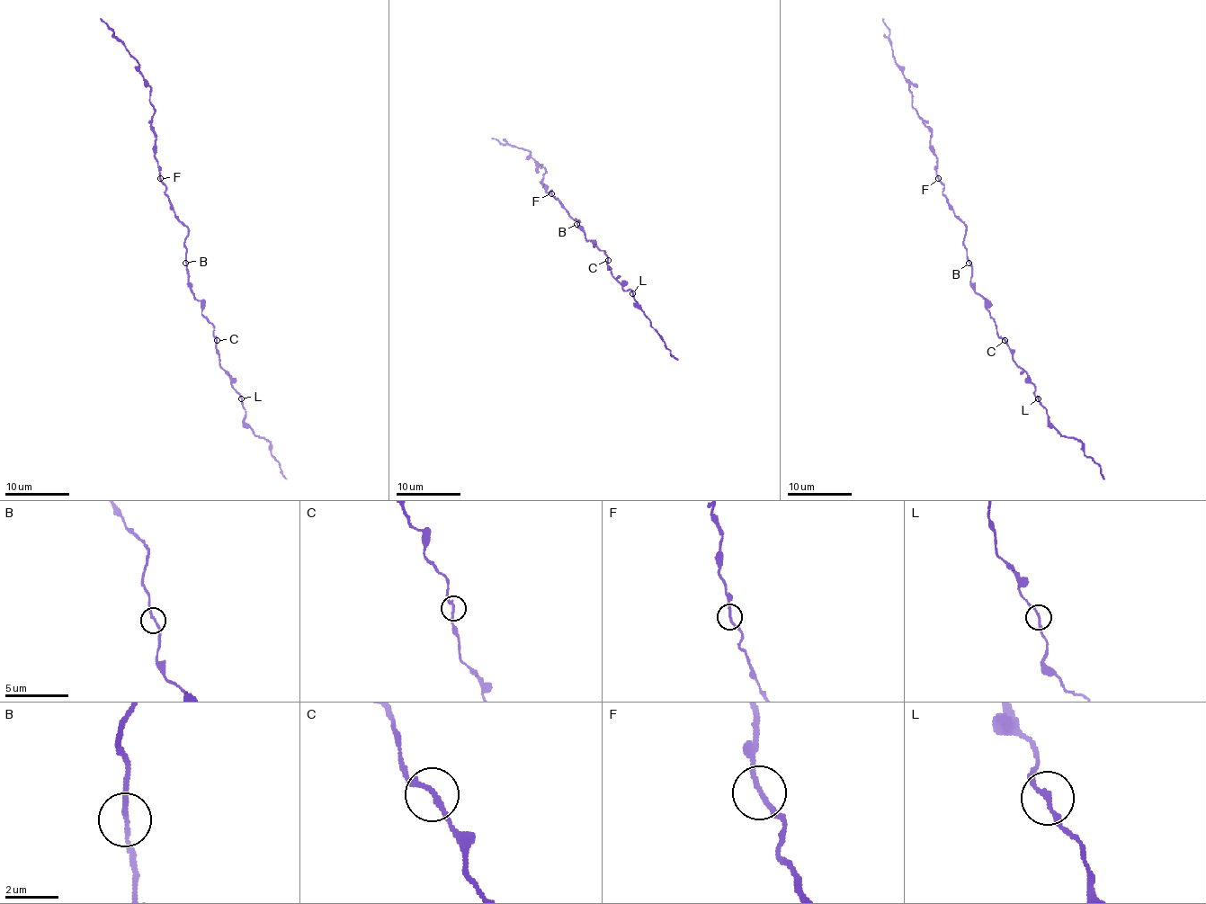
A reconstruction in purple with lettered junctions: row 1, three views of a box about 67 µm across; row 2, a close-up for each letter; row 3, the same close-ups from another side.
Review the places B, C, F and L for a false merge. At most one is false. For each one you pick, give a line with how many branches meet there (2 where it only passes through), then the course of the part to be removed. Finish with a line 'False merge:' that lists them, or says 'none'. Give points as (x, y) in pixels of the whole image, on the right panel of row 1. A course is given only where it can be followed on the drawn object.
False merge: none

